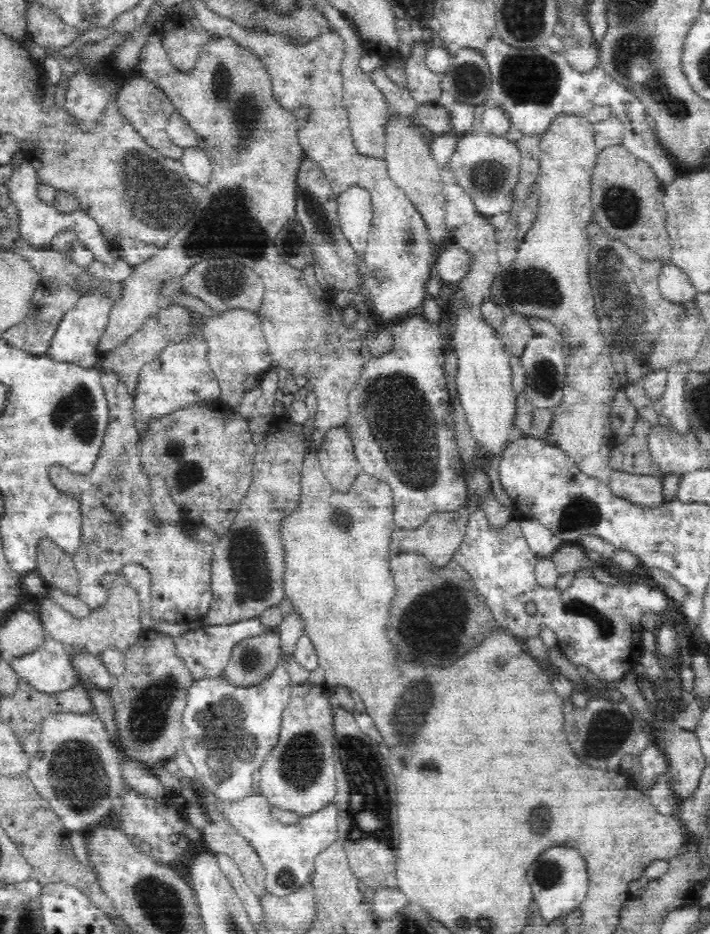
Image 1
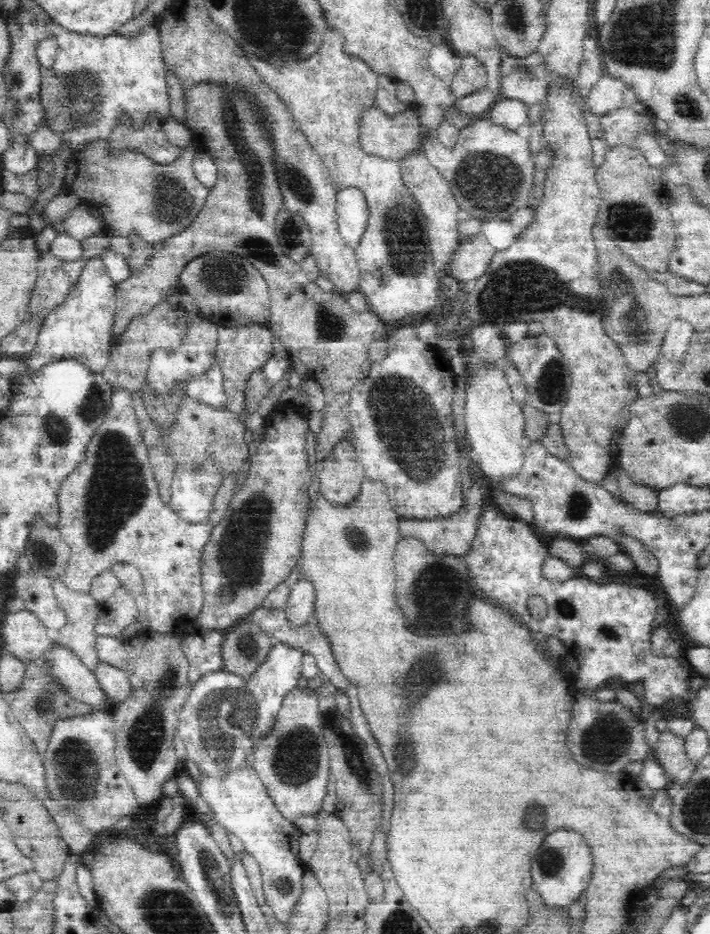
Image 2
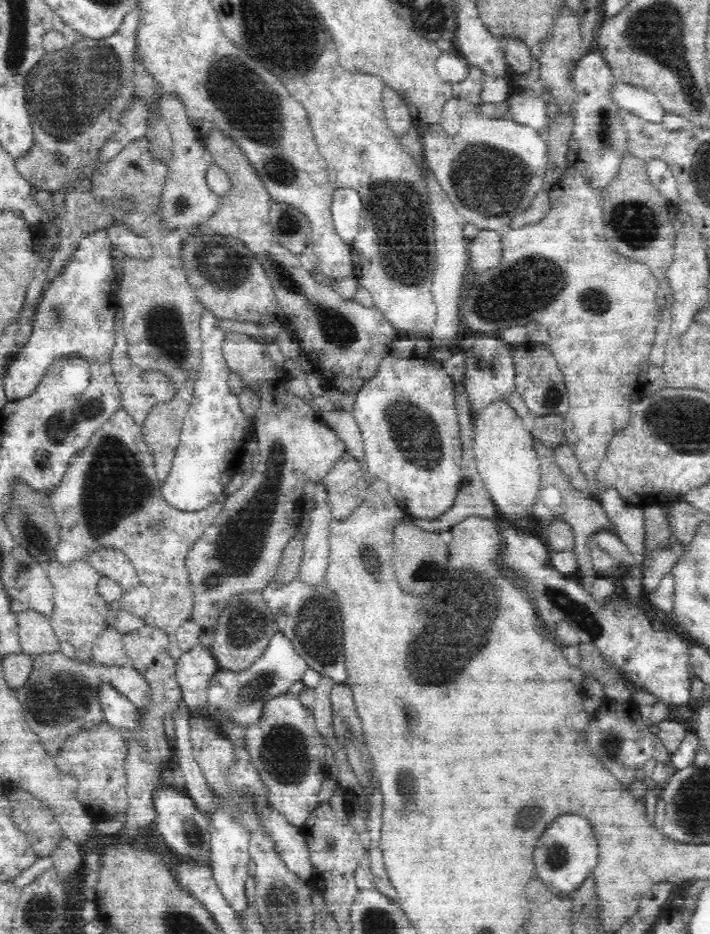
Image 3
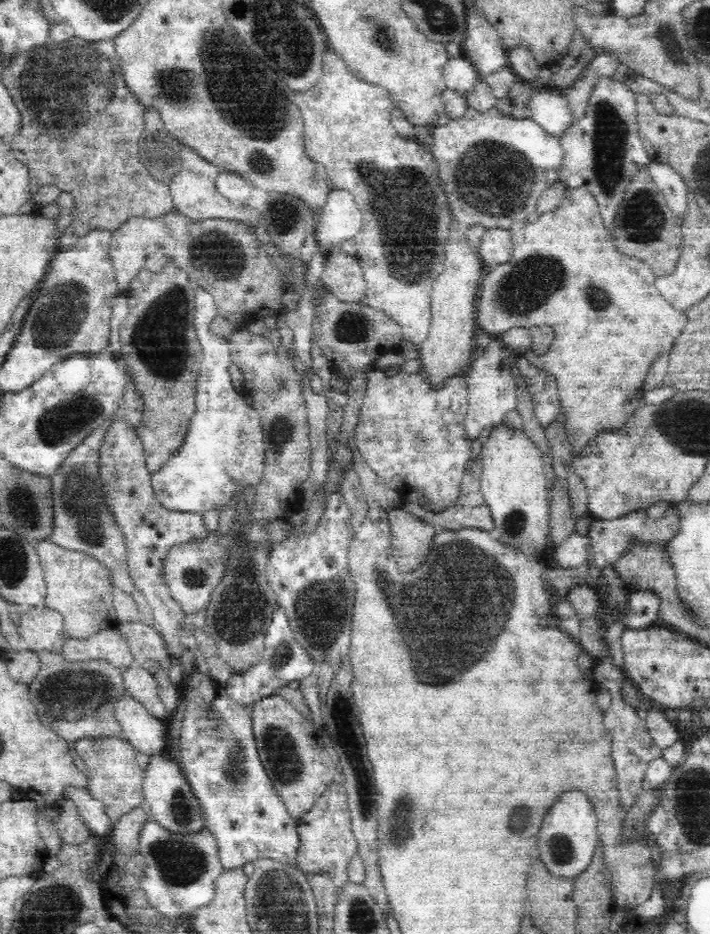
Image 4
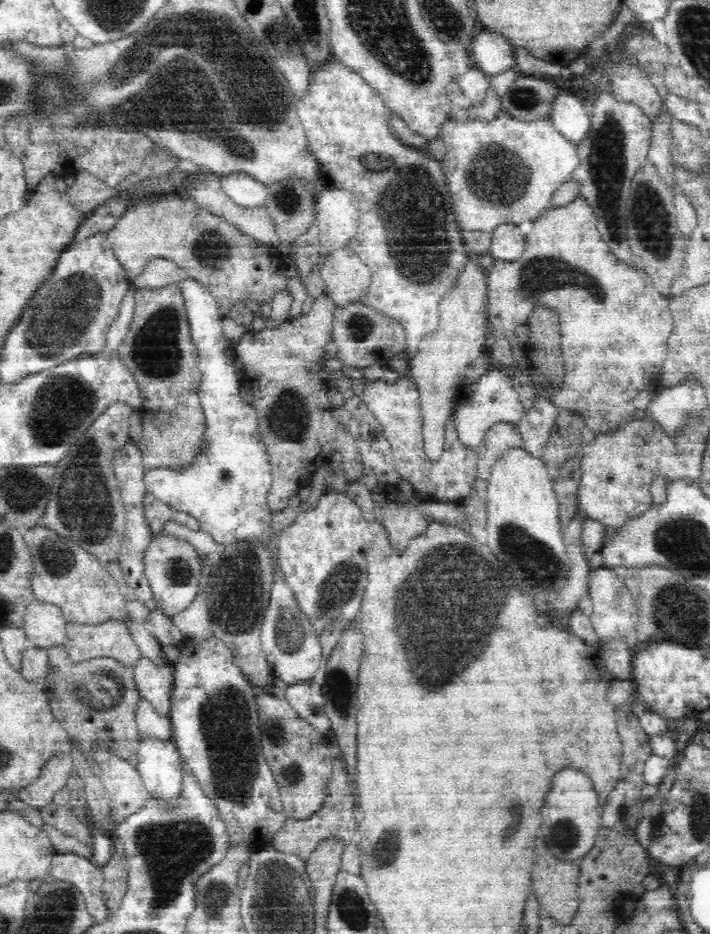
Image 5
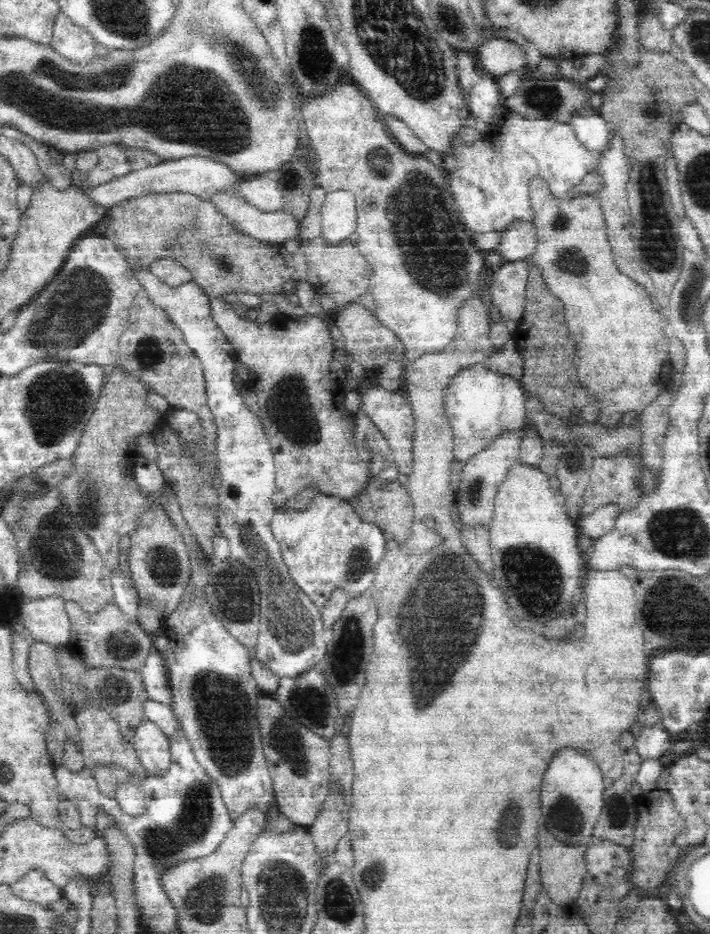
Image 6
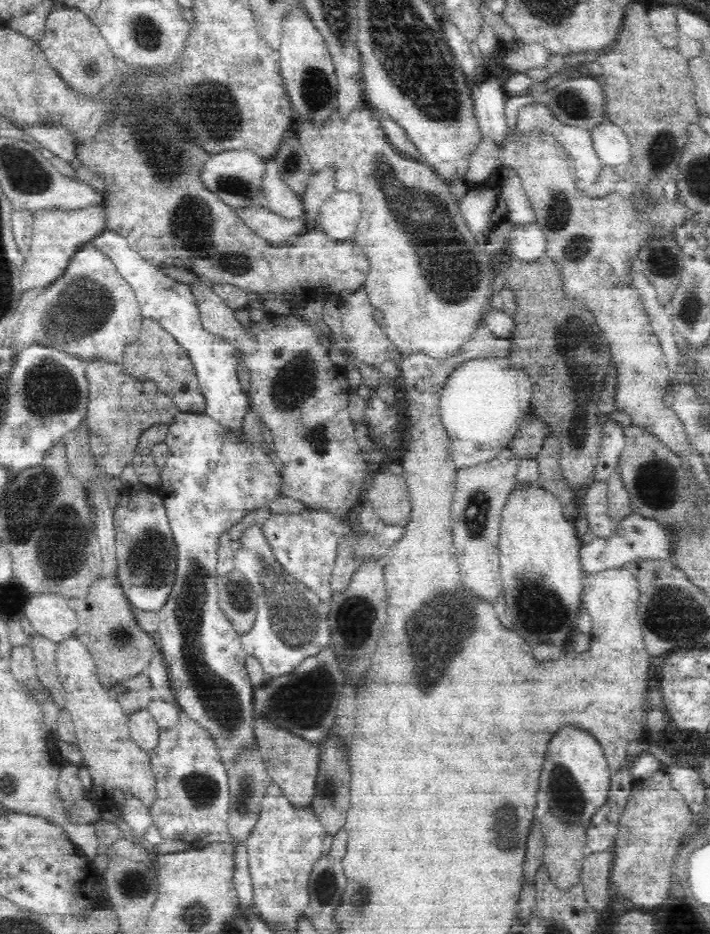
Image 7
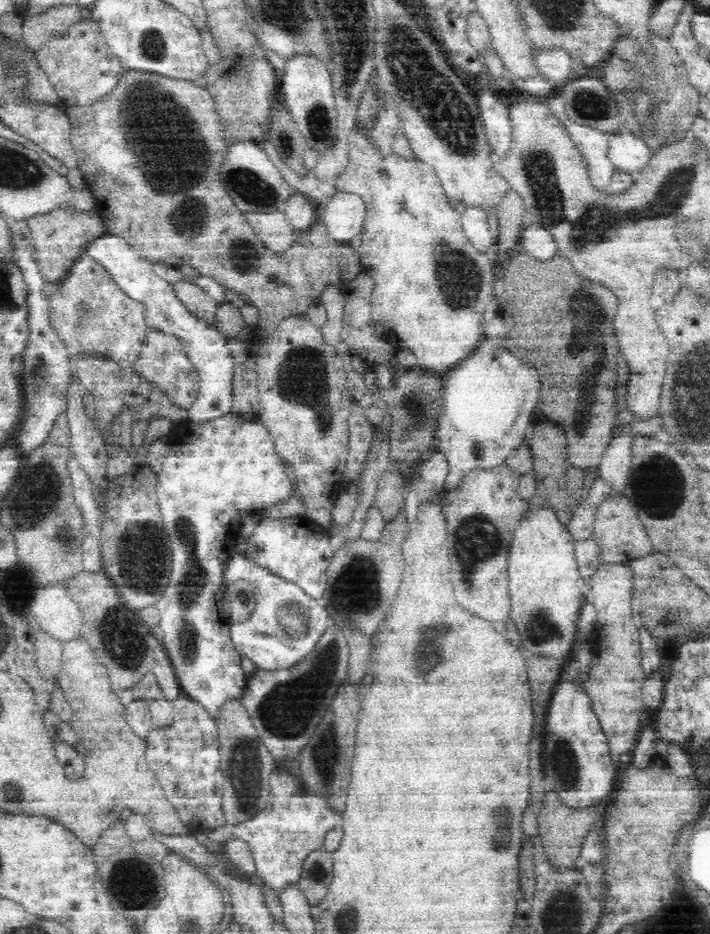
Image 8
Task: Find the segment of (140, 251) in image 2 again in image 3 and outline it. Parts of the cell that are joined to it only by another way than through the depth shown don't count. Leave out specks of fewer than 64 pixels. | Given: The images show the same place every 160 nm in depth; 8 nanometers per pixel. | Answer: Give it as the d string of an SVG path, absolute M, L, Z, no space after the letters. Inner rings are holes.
M142 136L124 144L123 148L115 156L107 159L93 176L95 192L98 192L99 196L108 196L106 202L111 201L109 200L110 194L120 192L120 190L135 192L135 195L139 196L138 212L123 222L130 227L137 238L149 239L155 250L155 258L148 263L136 259L130 259L127 262L127 274L124 275L123 282L119 284L117 296L119 306L124 313L123 325L128 342L128 355L132 363L144 371L161 371L174 384L174 397L166 400L162 407L149 413L144 422L140 424L142 438L152 455L152 466L158 479L164 479L170 468L172 456L180 440L185 413L192 405L193 390L201 364L201 339L198 326L201 300L197 297L195 288L189 283L187 273L179 259L180 228L171 226L164 214L164 187L168 171L166 160L153 161L150 159L146 139Z

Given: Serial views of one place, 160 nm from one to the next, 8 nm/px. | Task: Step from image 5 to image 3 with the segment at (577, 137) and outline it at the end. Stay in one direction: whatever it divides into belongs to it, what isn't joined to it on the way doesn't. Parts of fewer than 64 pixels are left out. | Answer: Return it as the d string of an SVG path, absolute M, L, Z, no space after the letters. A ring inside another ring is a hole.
M532 91L524 95L513 93L511 96L513 119L522 124L528 124L546 135L552 122L552 114L548 112L545 98L536 96Z

